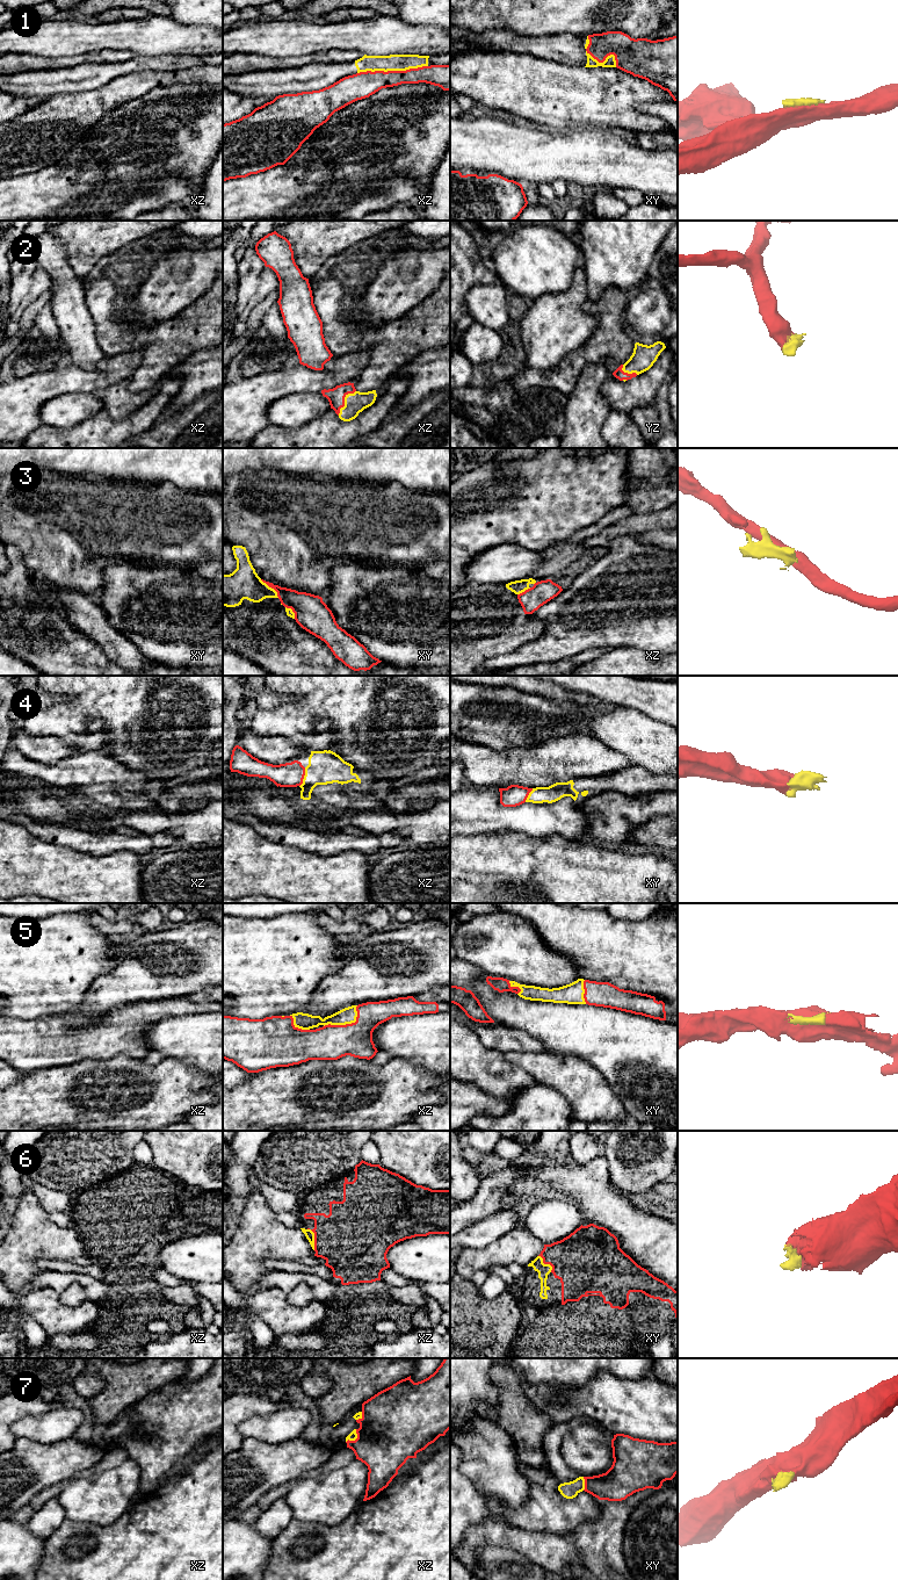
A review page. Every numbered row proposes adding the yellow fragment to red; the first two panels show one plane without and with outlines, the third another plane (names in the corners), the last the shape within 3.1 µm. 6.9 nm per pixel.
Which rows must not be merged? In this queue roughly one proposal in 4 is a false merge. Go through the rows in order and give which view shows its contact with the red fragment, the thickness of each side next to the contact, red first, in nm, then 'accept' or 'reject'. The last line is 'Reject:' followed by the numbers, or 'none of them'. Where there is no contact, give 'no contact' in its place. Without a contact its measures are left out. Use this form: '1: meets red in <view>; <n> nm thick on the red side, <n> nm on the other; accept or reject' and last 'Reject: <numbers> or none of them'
1: meets red in xz; 180 nm thick on the red side, 110 nm on the other; reject
2: meets red in xz; 120 nm thick on the red side, 140 nm on the other; accept
3: meets red in xy; 160 nm thick on the red side, 220 nm on the other; reject
4: meets red in xz; 180 nm thick on the red side, 220 nm on the other; accept
5: meets red in xz; 240 nm thick on the red side, 110 nm on the other; accept
6: meets red in xz; 460 nm thick on the red side, 60 nm on the other; accept
7: meets red in xz; 460 nm thick on the red side, 60 nm on the other; accept
Reject: 1, 3

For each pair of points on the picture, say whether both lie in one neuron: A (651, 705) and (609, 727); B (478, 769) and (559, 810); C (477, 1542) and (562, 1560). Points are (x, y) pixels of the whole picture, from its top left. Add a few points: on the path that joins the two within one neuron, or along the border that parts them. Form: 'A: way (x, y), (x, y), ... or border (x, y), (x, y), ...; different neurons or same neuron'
A: border (616, 706), (641, 711), (664, 723); different neurons
B: border (472, 786), (498, 788); different neurons
C: way (498, 1538), (516, 1538), (541, 1548); same neuron

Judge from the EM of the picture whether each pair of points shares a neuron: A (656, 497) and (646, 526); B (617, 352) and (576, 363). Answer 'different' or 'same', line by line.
A: different
B: same

